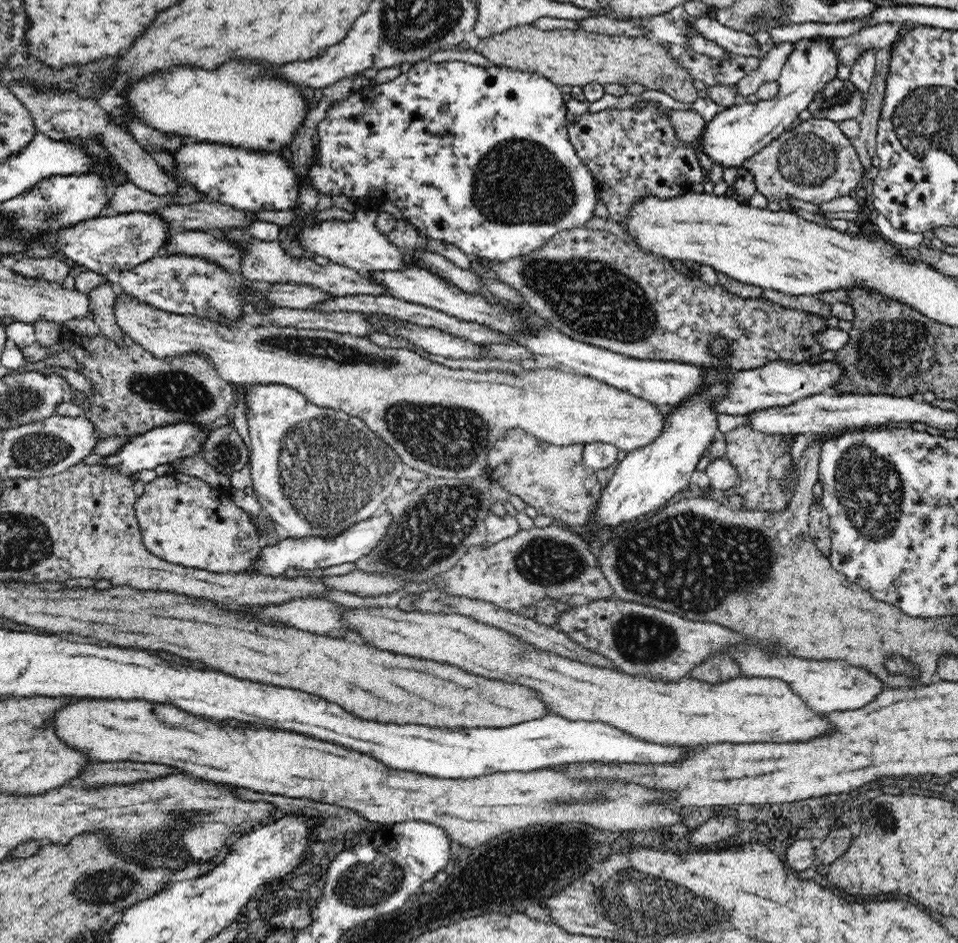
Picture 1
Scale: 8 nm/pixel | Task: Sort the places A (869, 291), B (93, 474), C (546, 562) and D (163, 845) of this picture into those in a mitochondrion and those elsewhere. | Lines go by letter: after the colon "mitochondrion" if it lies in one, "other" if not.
A: other
B: other
C: mitochondrion
D: mitochondrion

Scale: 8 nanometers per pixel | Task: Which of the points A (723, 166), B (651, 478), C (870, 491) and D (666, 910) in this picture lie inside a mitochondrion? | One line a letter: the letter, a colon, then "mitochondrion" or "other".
A: other
B: other
C: mitochondrion
D: mitochondrion

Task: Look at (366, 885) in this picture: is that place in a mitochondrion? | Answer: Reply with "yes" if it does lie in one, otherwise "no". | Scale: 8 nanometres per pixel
yes

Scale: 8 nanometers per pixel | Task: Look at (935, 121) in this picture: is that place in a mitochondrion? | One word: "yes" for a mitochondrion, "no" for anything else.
yes

